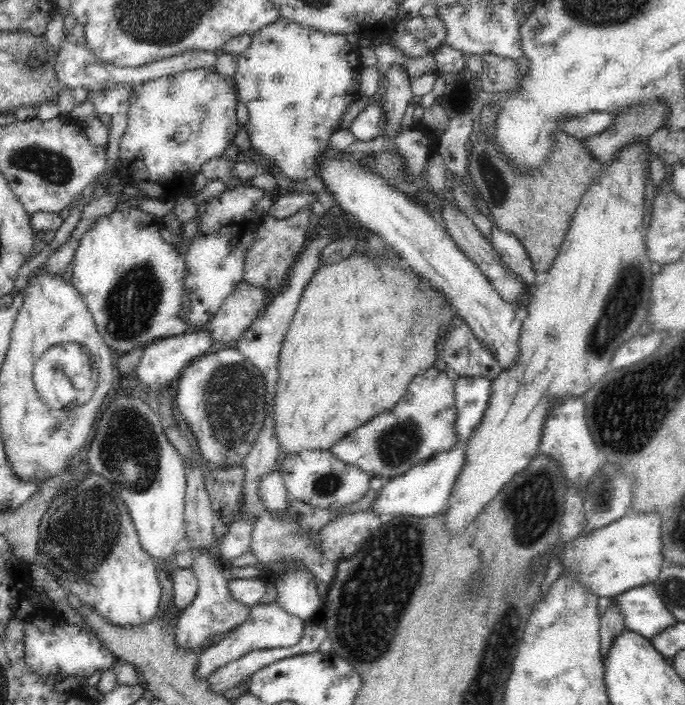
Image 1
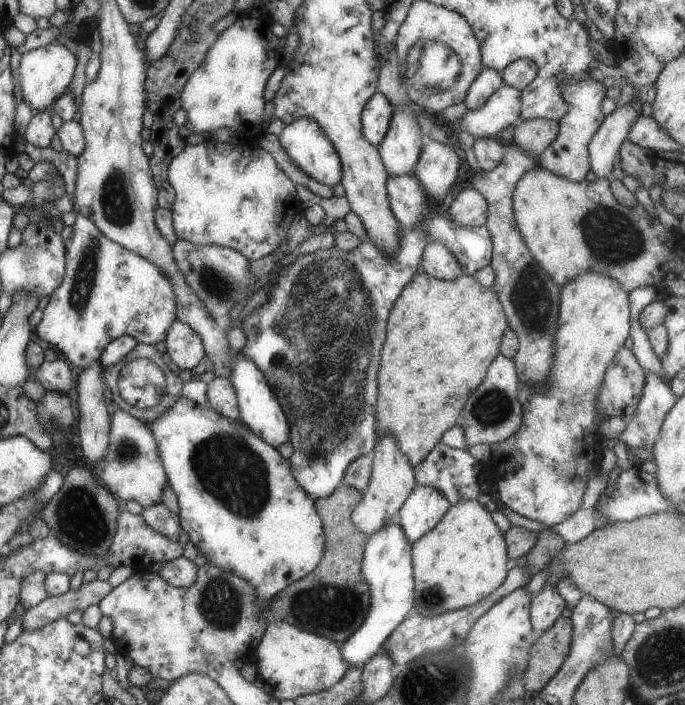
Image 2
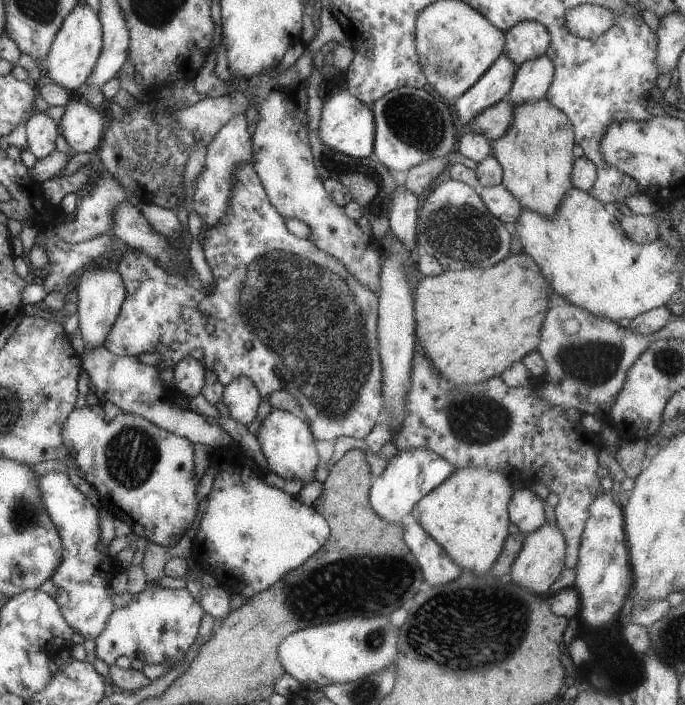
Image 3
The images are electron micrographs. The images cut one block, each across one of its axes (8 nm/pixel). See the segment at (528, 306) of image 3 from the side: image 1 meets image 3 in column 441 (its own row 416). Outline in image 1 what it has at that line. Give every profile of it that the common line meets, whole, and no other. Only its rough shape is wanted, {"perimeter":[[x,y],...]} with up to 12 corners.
{"perimeter":[[394,252],[314,273],[271,413],[286,456],[392,410],[456,315]]}

